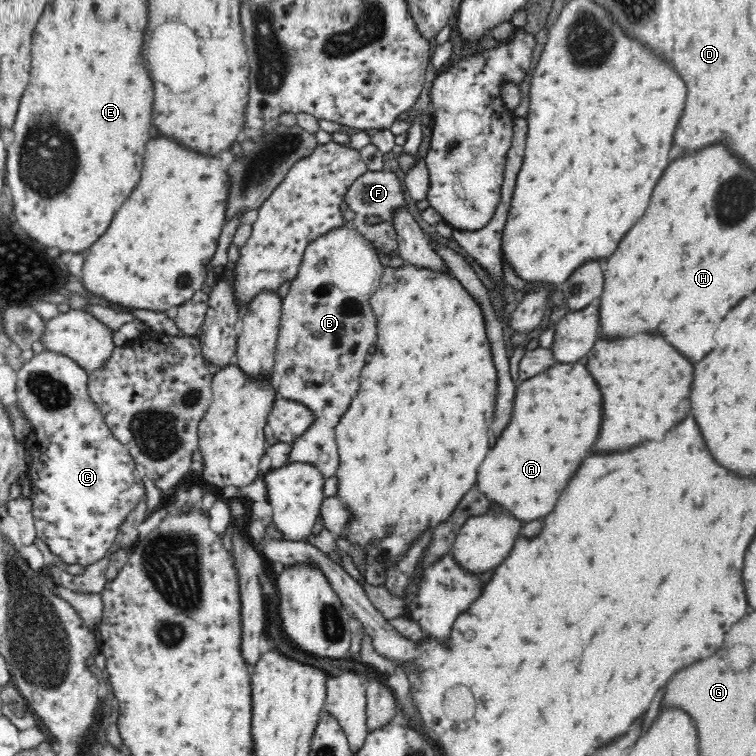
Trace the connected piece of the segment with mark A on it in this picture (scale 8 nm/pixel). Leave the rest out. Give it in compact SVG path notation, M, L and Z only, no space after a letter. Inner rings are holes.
M554 363L546 372L524 380L516 390L508 428L478 468L480 492L518 520L546 516L596 442L600 422L600 390L582 364Z

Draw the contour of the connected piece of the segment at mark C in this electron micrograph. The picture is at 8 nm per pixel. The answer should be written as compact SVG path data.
M37 348L36 354L17 371L16 383L18 406L20 407L20 411L22 411L22 415L26 417L27 423L32 426L30 434L27 436L28 441L23 442L23 445L31 452L32 456L32 459L29 460L26 474L33 490L33 515L37 537L41 538L48 545L51 552L57 555L65 564L80 564L80 566L84 566L85 568L106 556L108 550L112 548L116 536L118 536L120 524L126 520L128 514L136 508L138 502L140 502L146 494L146 488L144 487L144 482L141 477L141 469L138 467L137 462L130 456L130 453L126 451L124 445L114 437L112 431L110 431L110 428L106 425L102 413L100 413L96 407L96 403L90 398L87 391L88 379L89 374L75 360L63 354L58 354L57 352Z

